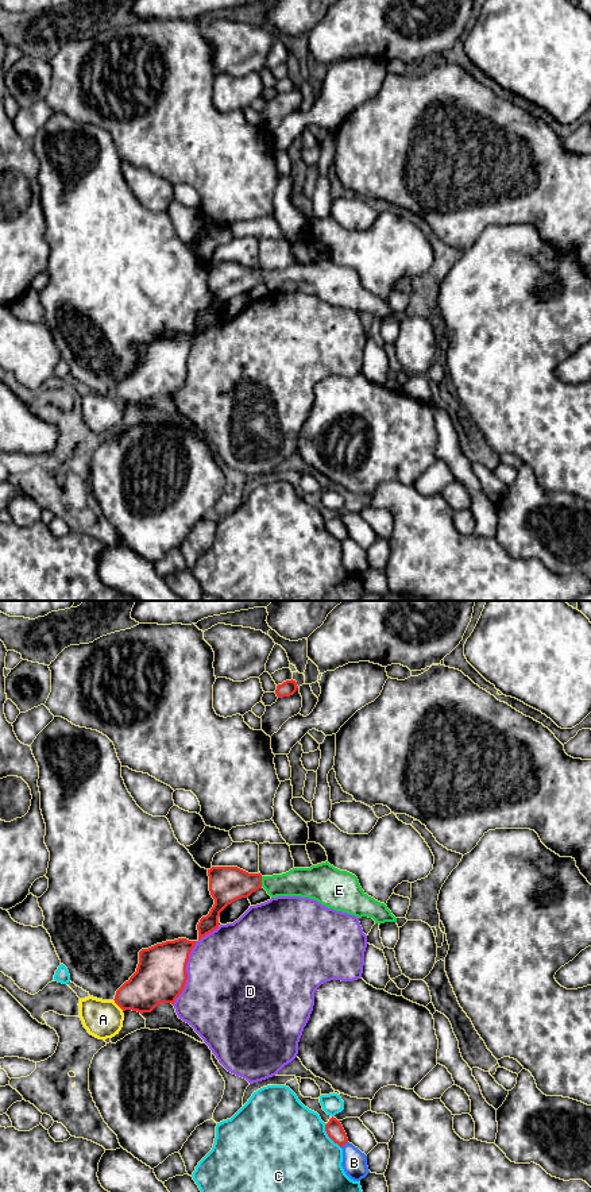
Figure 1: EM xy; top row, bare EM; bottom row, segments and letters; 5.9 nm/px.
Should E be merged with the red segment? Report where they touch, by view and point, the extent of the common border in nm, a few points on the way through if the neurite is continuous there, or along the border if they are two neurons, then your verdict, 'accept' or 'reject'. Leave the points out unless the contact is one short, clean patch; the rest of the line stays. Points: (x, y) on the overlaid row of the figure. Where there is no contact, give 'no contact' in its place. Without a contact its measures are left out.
meets red in xy at (261, 882); contact 60 nm long; runs through xy (227, 884), (261, 882), (298, 882); accept

